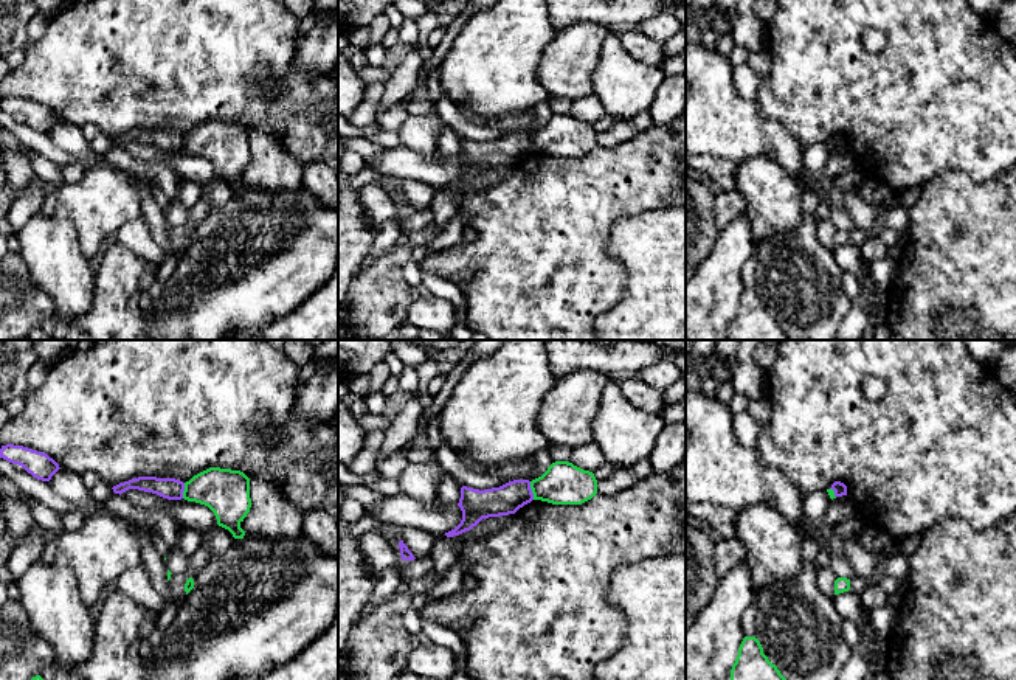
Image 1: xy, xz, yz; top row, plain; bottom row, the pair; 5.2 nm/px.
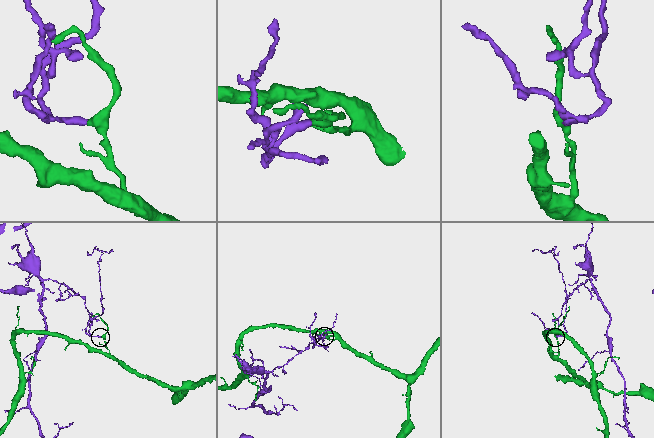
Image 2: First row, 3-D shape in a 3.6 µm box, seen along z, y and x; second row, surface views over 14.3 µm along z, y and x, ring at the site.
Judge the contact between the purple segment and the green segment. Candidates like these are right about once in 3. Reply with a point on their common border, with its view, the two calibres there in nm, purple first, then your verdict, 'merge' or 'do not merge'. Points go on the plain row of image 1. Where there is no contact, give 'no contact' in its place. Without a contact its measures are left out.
meets purple in xz at (531, 143); 160 nm thick on the purple side, 220 nm on the other; do not merge

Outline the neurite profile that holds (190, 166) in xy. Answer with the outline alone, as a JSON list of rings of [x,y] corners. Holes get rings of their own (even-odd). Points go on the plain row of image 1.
[[[185,151],[174,152],[174,157],[166,165],[183,180],[192,180],[200,186],[217,179],[217,171],[208,158]]]

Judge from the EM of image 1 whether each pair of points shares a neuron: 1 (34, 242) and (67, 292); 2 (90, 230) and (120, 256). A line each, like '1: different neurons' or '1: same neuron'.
1: same neuron
2: different neurons

